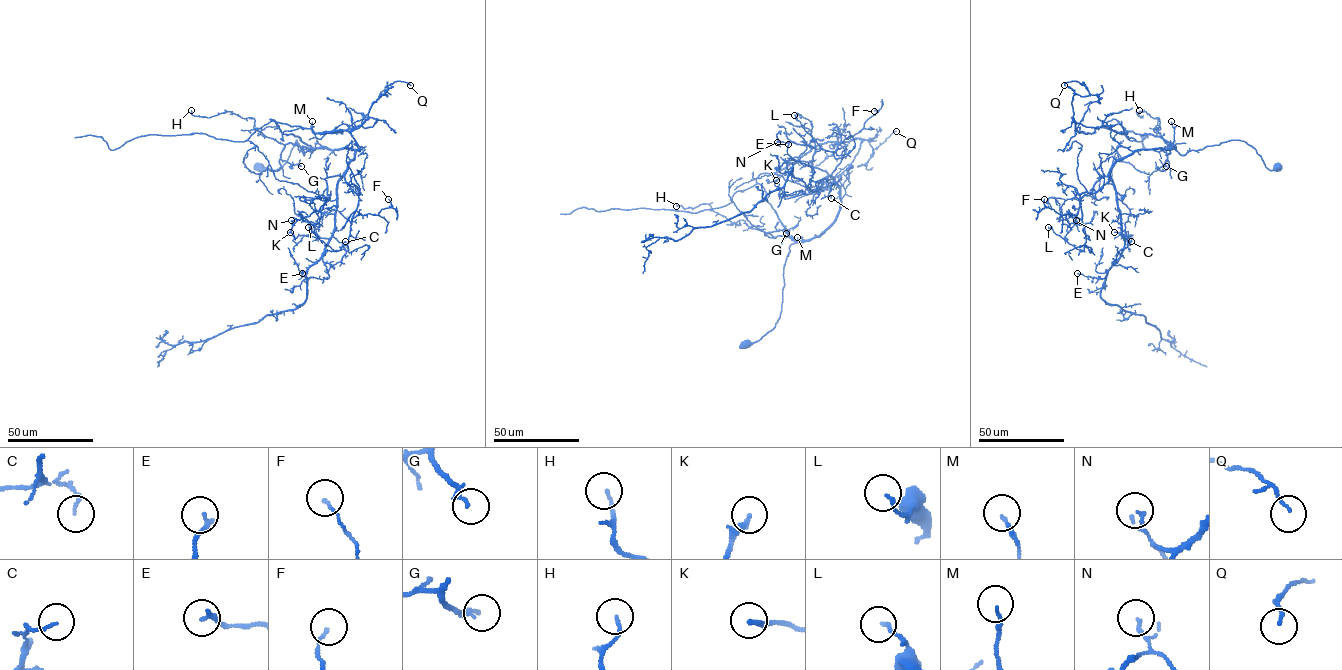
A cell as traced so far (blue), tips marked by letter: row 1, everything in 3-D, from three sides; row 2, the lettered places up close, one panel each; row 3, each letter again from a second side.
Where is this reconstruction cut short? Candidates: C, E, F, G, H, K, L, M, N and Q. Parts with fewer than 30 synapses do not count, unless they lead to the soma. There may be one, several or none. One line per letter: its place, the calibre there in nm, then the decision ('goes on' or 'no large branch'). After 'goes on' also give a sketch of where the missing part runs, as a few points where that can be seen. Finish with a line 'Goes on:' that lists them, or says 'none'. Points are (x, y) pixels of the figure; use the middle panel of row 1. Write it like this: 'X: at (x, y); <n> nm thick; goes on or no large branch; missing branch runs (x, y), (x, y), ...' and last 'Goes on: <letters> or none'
C: at (831, 198); 130 nm thick; no large branch
E: at (788, 144); 180 nm thick; no large branch
F: at (874, 111); 110 nm thick; no large branch
G: at (786, 233); 200 nm thick; no large branch
H: at (676, 206); 120 nm thick; no large branch
K: at (776, 180); 220 nm thick; no large branch
L: at (794, 115); 140 nm thick; no large branch
M: at (797, 237); 130 nm thick; no large branch
N: at (777, 142); 80 nm thick; no large branch
Q: at (896, 131); 120 nm thick; no large branch
Goes on: none

